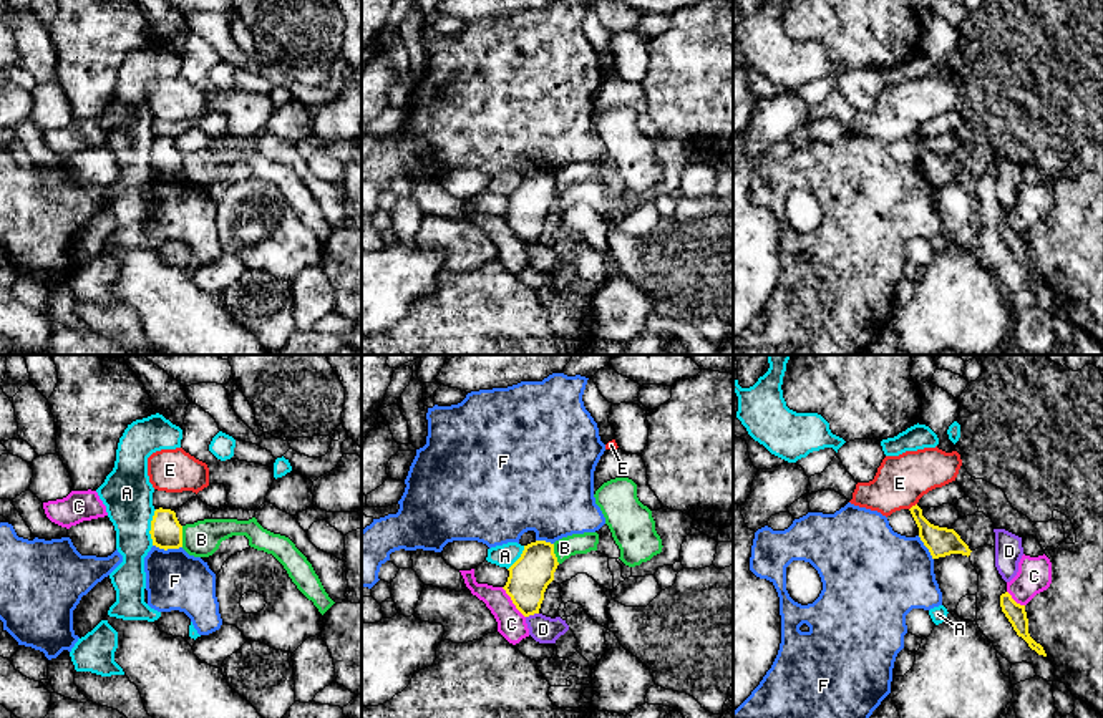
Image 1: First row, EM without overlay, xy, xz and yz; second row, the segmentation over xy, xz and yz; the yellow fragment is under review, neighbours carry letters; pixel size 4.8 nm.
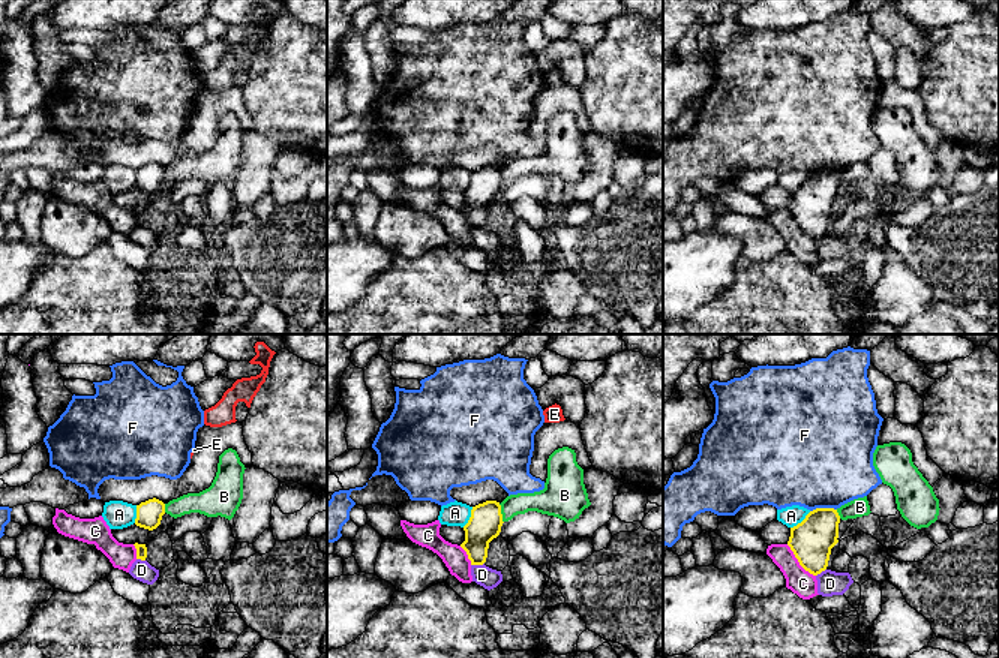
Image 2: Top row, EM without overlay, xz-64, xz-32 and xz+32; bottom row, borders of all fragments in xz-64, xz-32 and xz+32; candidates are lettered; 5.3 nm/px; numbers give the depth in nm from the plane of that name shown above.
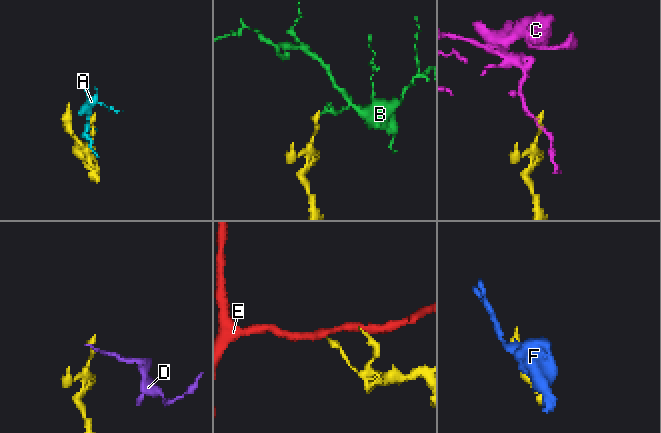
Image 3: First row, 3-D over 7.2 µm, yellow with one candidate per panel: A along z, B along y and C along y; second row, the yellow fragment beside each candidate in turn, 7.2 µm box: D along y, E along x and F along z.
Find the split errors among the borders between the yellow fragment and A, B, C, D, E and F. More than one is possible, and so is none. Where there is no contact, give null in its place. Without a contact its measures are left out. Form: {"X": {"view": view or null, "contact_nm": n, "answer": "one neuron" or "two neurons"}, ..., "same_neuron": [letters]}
{"A": {"view": "xy", "contact_nm": 180, "answer": "two neurons"}, "B": {"view": "xy", "contact_nm": 100, "answer": "two neurons"}, "C": {"view": "xz", "contact_nm": 190, "answer": "two neurons"}, "D": {"view": "xz", "contact_nm": 70, "answer": "two neurons"}, "E": {"view": "yz", "contact_nm": 50, "answer": "two neurons"}, "F": {"view": "xy", "contact_nm": 140, "answer": "two neurons"}, "same_neuron": []}

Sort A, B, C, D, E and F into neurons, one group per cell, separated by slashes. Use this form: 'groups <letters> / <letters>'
groups A / B / C / D / E / F

